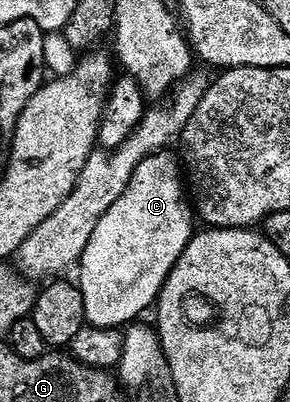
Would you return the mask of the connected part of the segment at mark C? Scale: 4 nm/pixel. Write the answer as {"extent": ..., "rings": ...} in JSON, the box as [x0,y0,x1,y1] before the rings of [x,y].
{"extent":[78,152,196,328],"rings":[[[159,152],[154,155],[150,155],[141,162],[140,165],[133,172],[133,178],[129,182],[129,188],[126,190],[124,196],[120,198],[108,210],[108,212],[101,218],[100,224],[96,226],[96,230],[92,234],[92,240],[88,244],[88,248],[85,250],[85,256],[82,261],[80,271],[82,274],[81,279],[78,280],[78,285],[82,289],[82,295],[85,297],[85,314],[87,323],[93,328],[122,328],[124,324],[137,321],[136,319],[142,312],[150,309],[157,303],[159,295],[162,293],[163,284],[174,270],[175,265],[179,262],[179,258],[182,256],[184,250],[187,248],[187,244],[190,243],[193,238],[196,227],[196,212],[188,193],[188,188],[184,179],[184,170],[181,161],[176,157],[170,155],[170,152]]]}

